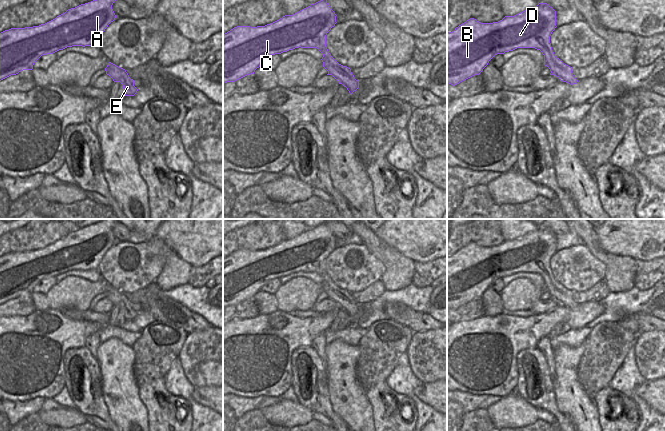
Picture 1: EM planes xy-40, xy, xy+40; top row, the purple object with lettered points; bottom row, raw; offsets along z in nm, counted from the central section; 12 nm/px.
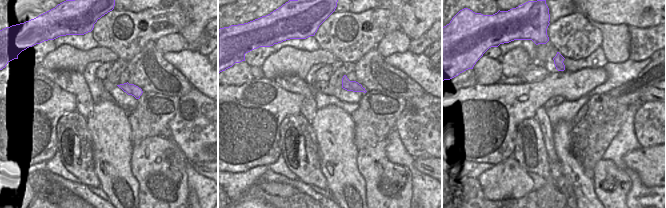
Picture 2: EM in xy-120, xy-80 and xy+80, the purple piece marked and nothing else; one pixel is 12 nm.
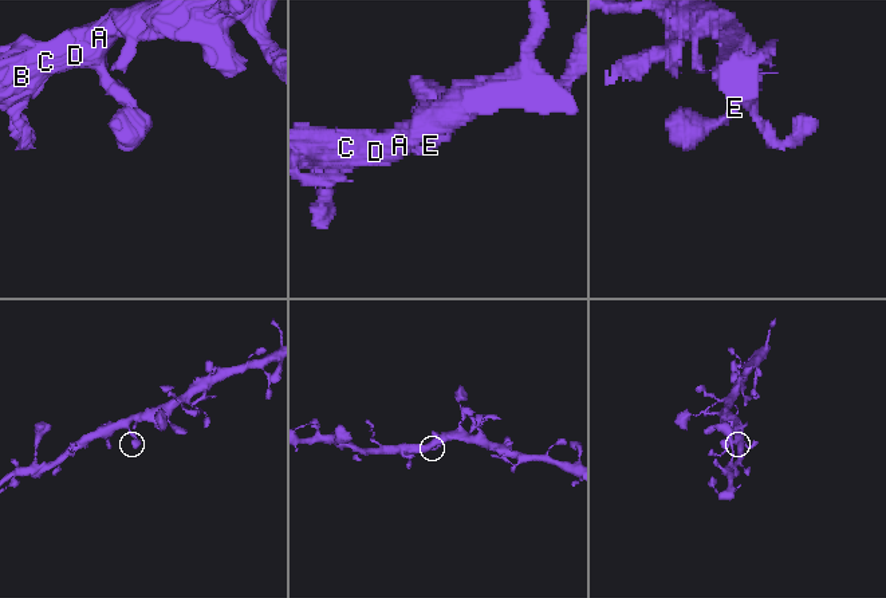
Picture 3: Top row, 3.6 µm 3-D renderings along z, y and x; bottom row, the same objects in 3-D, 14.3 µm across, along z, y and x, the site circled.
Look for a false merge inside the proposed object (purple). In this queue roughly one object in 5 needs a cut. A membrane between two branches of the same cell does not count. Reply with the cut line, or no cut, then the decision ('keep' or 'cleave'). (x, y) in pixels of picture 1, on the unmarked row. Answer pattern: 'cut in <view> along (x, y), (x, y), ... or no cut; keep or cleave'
no cut; keep

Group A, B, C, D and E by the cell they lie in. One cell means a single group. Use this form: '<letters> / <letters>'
A B C D E

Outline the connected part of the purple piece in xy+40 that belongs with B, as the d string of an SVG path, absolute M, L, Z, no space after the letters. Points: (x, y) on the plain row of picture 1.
M539 227L536 231L529 232L514 240L505 240L498 246L481 247L474 242L468 243L456 251L454 255L447 256L447 308L455 310L474 299L479 299L495 279L504 278L517 272L540 274L544 279L544 289L551 295L550 299L555 299L570 309L576 308L578 304L572 297L573 291L564 288L552 274L550 260L556 251L556 235L547 227Z

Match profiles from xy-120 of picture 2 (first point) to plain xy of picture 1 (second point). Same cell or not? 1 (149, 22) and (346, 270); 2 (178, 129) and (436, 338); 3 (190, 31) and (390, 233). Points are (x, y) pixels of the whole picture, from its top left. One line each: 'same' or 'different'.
1: same
2: same
3: same

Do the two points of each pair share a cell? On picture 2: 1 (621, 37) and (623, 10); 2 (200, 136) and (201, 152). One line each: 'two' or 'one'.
1: two
2: one

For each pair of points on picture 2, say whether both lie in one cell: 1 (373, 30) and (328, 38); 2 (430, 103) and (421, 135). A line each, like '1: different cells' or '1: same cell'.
1: same cell
2: same cell

